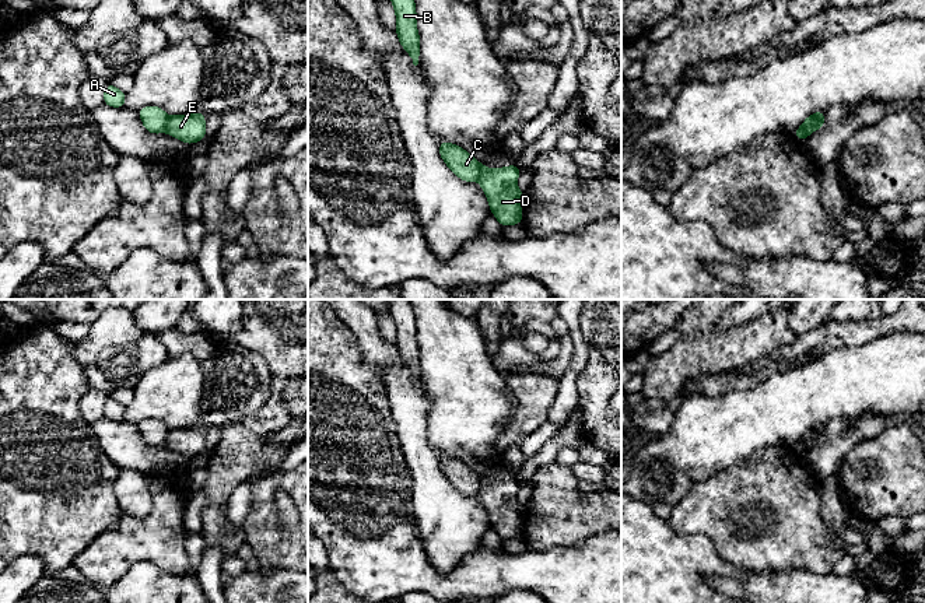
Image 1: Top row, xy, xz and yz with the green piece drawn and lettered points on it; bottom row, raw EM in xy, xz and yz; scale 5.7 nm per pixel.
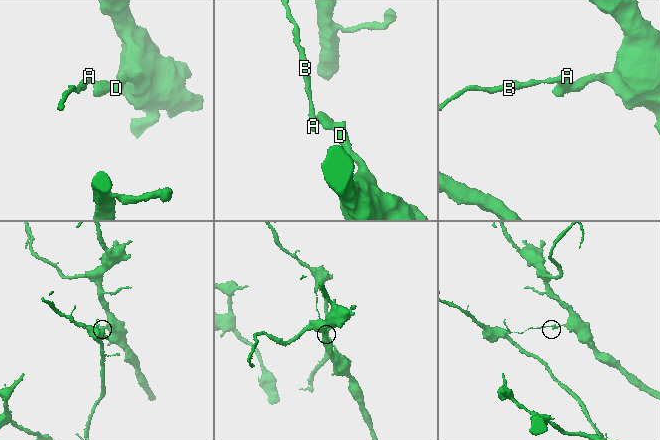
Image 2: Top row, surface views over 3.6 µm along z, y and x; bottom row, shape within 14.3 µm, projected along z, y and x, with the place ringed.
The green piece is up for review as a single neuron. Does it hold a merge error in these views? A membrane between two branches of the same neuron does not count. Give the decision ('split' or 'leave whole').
split

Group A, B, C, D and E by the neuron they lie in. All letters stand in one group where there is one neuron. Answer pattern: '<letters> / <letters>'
A B C / D E

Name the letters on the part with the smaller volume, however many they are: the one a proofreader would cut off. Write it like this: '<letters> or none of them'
A, B, C

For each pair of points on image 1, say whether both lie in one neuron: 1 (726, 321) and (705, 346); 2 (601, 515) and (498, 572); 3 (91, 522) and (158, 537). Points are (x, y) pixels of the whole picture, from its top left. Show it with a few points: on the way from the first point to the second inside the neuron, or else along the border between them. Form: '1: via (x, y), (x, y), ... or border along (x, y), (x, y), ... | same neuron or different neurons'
1: border along (749, 319), (722, 330), (712, 328) | different neurons
2: border along (570, 543), (546, 550), (526, 550) | different neurons
3: border along (122, 514), (114, 528), (104, 530), (87, 547) | different neurons

